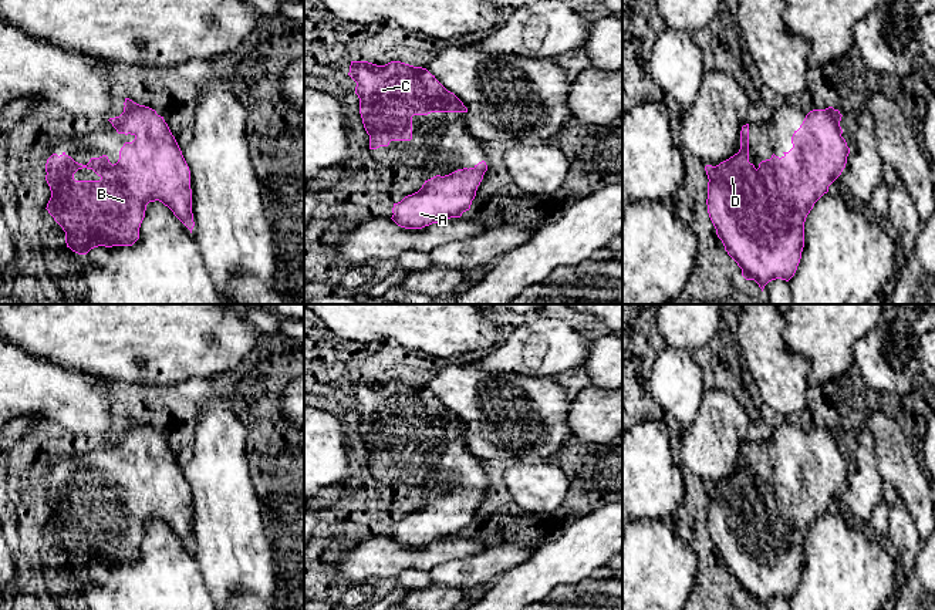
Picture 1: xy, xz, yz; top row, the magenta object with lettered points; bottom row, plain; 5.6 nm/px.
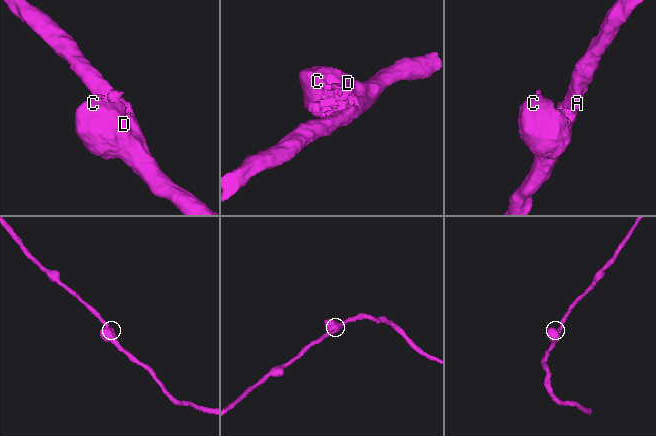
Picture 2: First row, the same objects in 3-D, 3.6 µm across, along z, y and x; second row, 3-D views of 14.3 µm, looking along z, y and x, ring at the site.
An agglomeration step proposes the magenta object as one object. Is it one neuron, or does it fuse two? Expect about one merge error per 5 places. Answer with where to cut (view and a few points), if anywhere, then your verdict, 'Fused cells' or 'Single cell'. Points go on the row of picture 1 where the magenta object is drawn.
No split. Single cell

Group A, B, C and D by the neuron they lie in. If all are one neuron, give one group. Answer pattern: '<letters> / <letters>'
A B C D

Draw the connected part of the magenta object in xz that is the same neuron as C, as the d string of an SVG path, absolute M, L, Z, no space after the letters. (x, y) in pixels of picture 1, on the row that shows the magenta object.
M351 61L348 75L357 82L369 149L388 146L391 141L411 141L414 115L468 112L463 102L422 67Z

